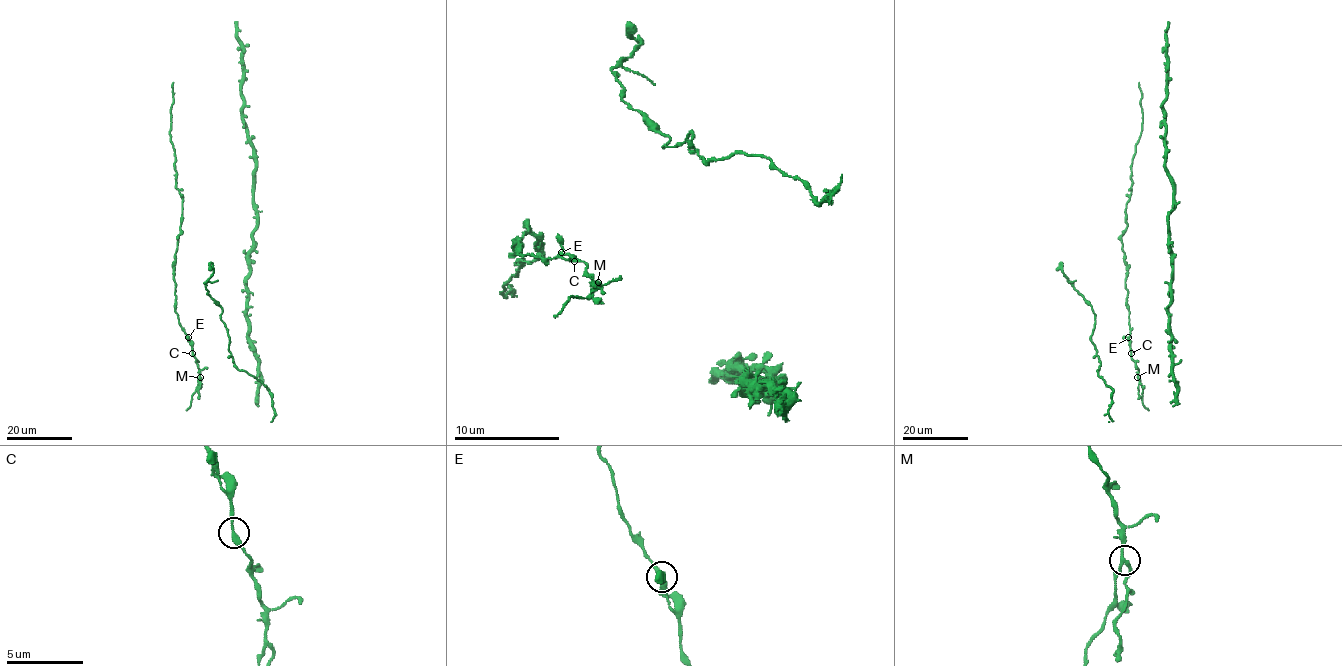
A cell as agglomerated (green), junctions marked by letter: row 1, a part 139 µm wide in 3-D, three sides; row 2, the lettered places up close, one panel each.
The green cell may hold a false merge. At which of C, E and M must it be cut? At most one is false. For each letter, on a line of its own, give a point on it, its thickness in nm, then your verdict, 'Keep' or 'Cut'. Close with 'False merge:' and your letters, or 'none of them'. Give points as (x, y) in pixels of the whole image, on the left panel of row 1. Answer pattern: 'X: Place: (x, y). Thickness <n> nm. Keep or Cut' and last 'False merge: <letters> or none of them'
C: Place: (192, 353). Thickness 240 nm. Keep
E: Place: (188, 337). Thickness 170 nm. Keep
M: Place: (200, 377). Thickness 190 nm. Cut
False merge: M

